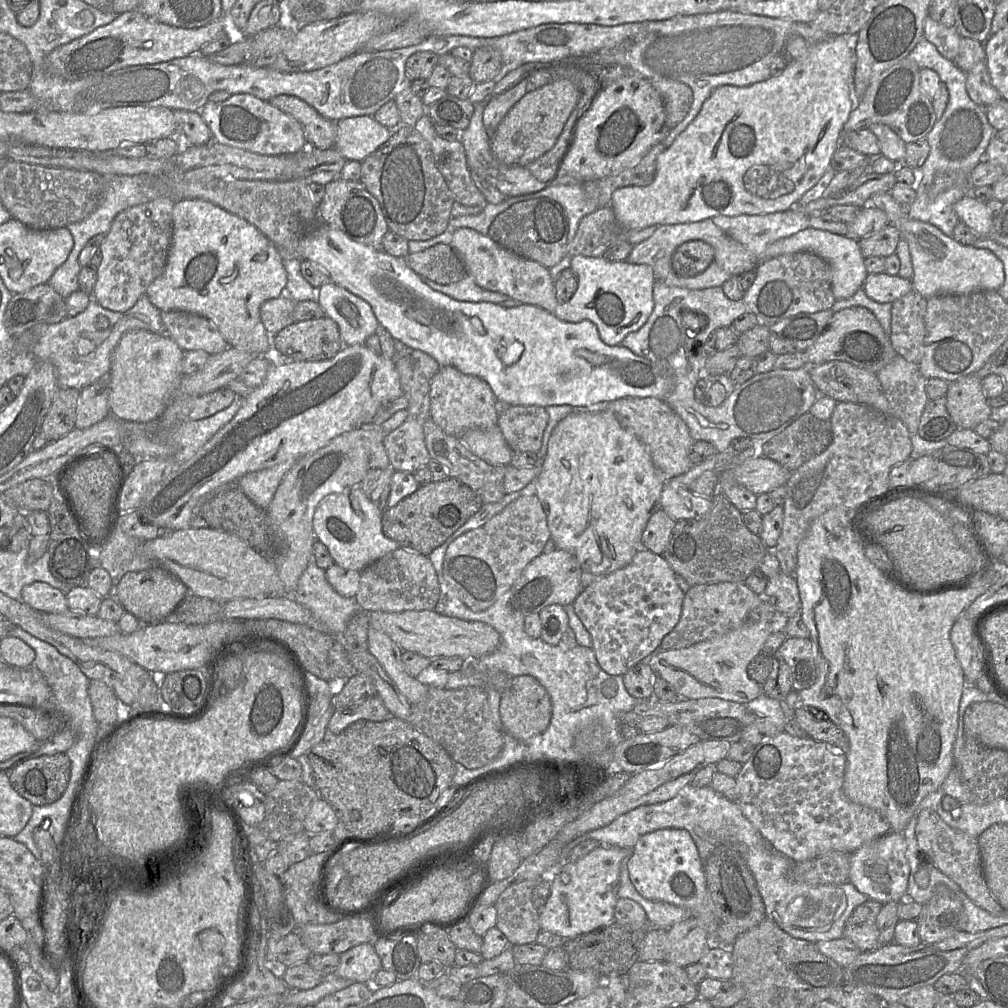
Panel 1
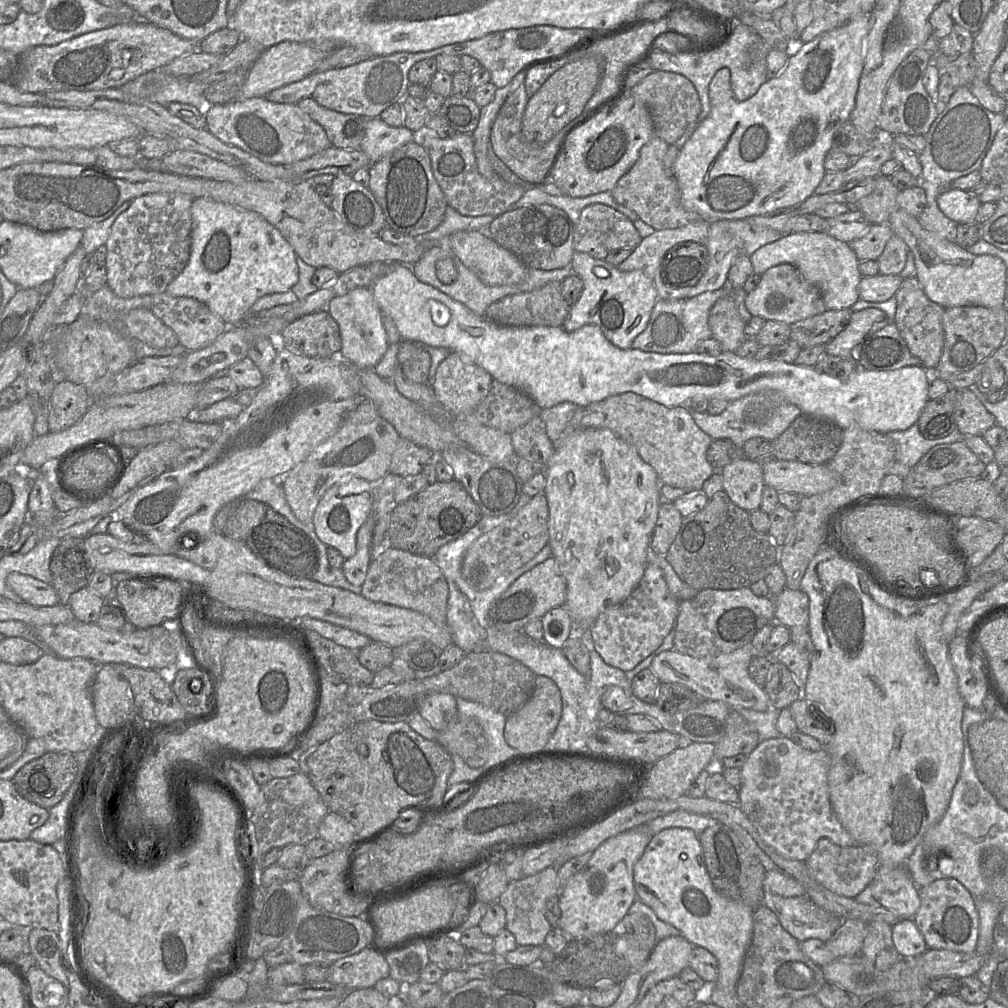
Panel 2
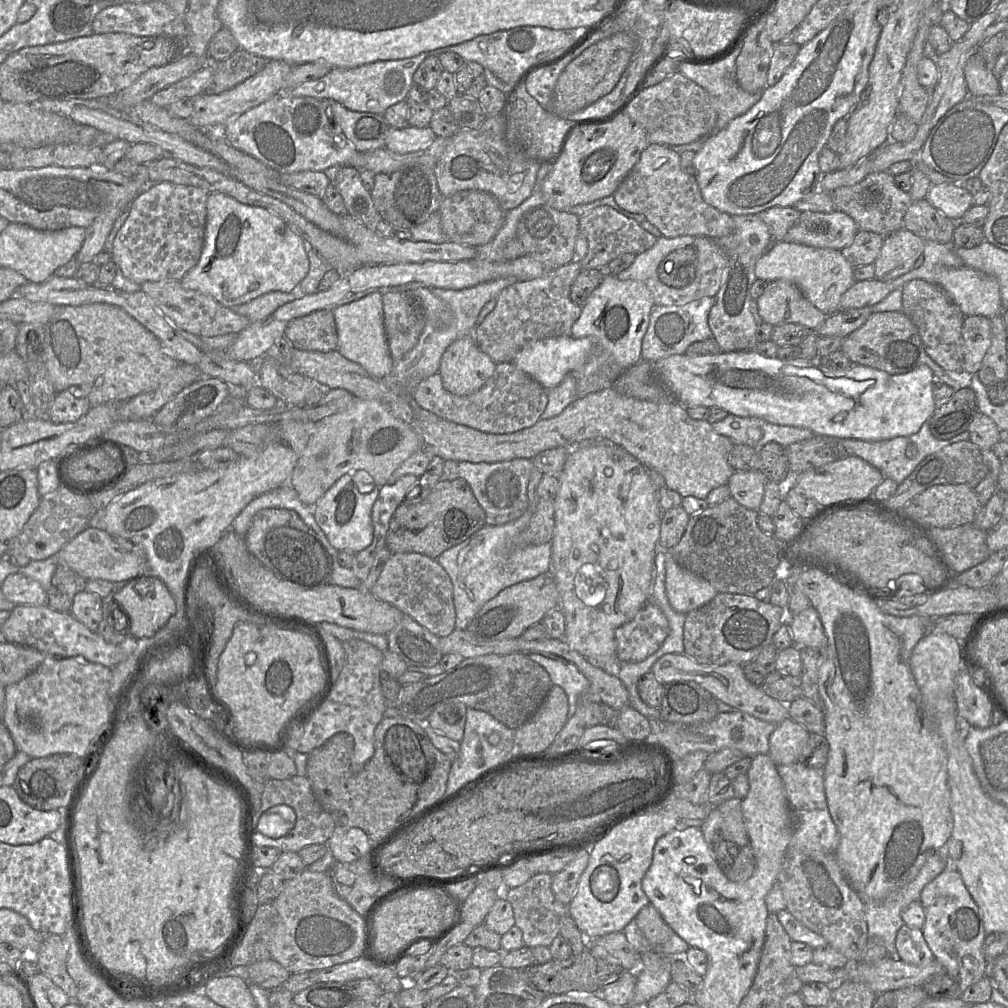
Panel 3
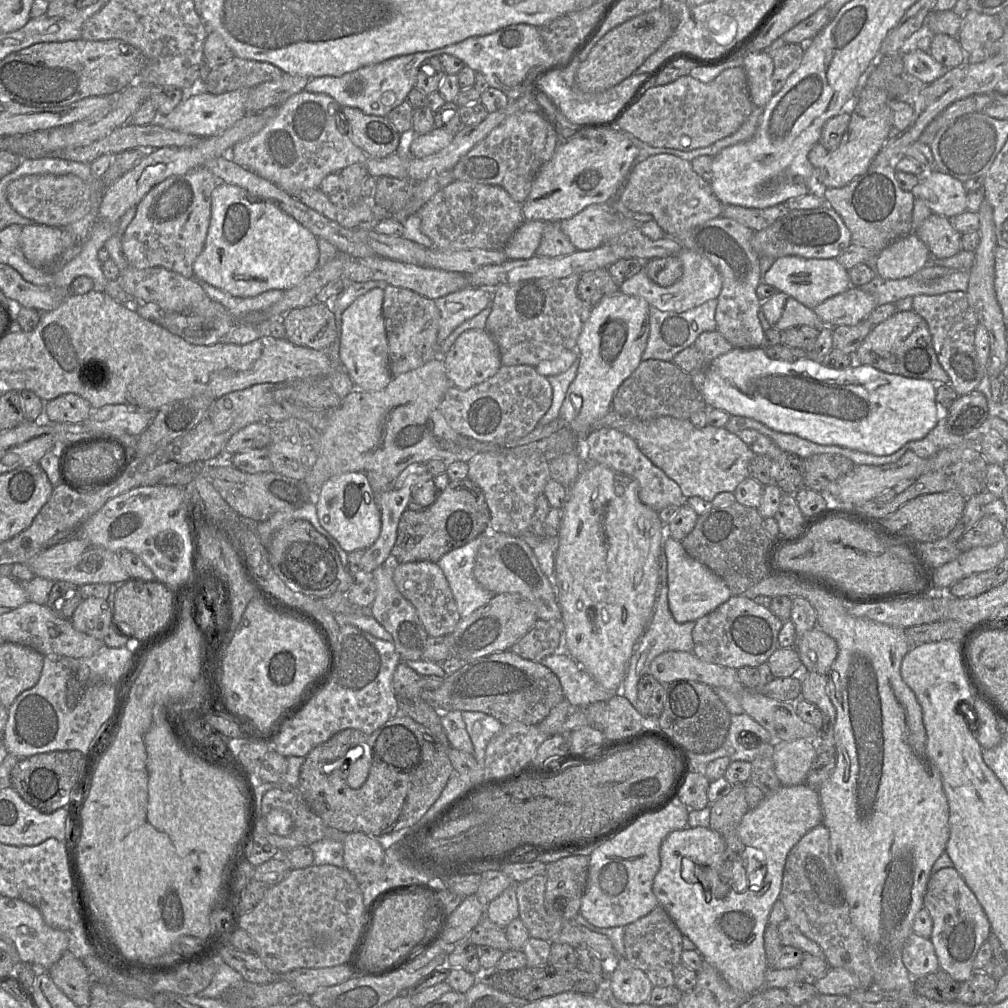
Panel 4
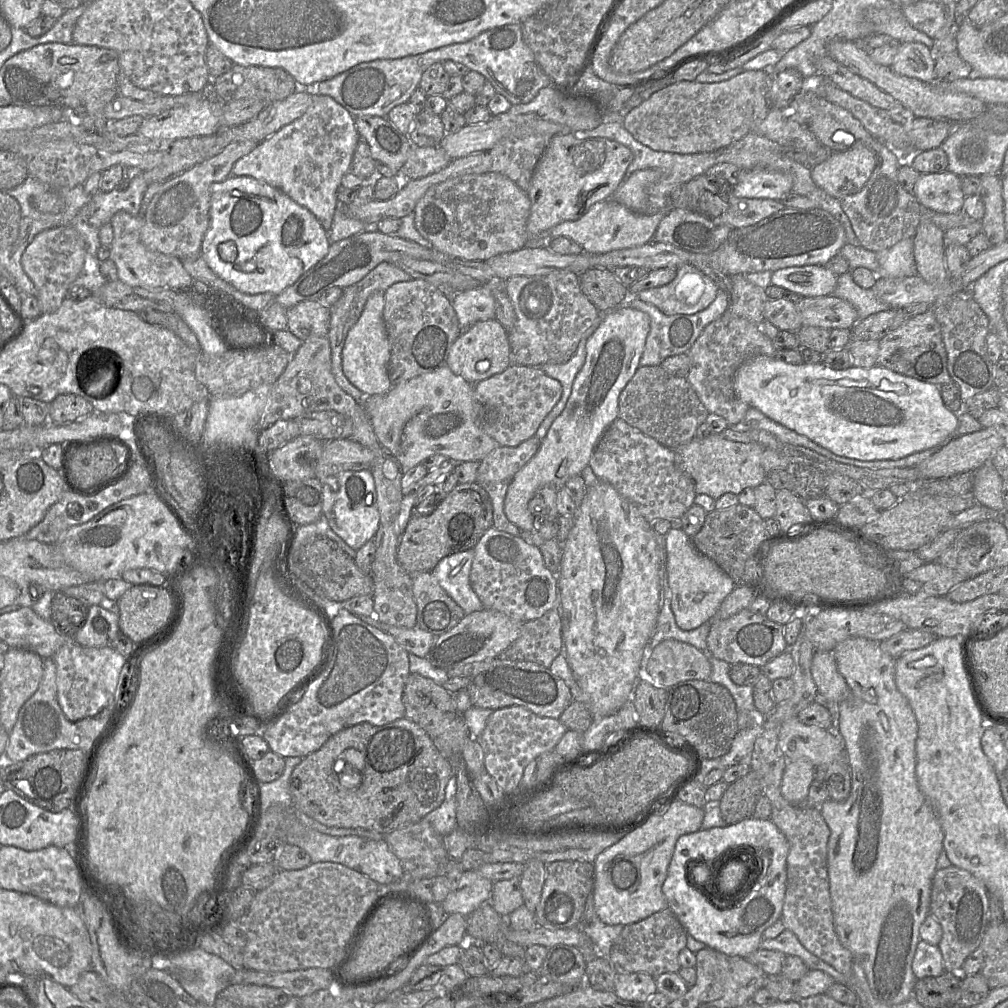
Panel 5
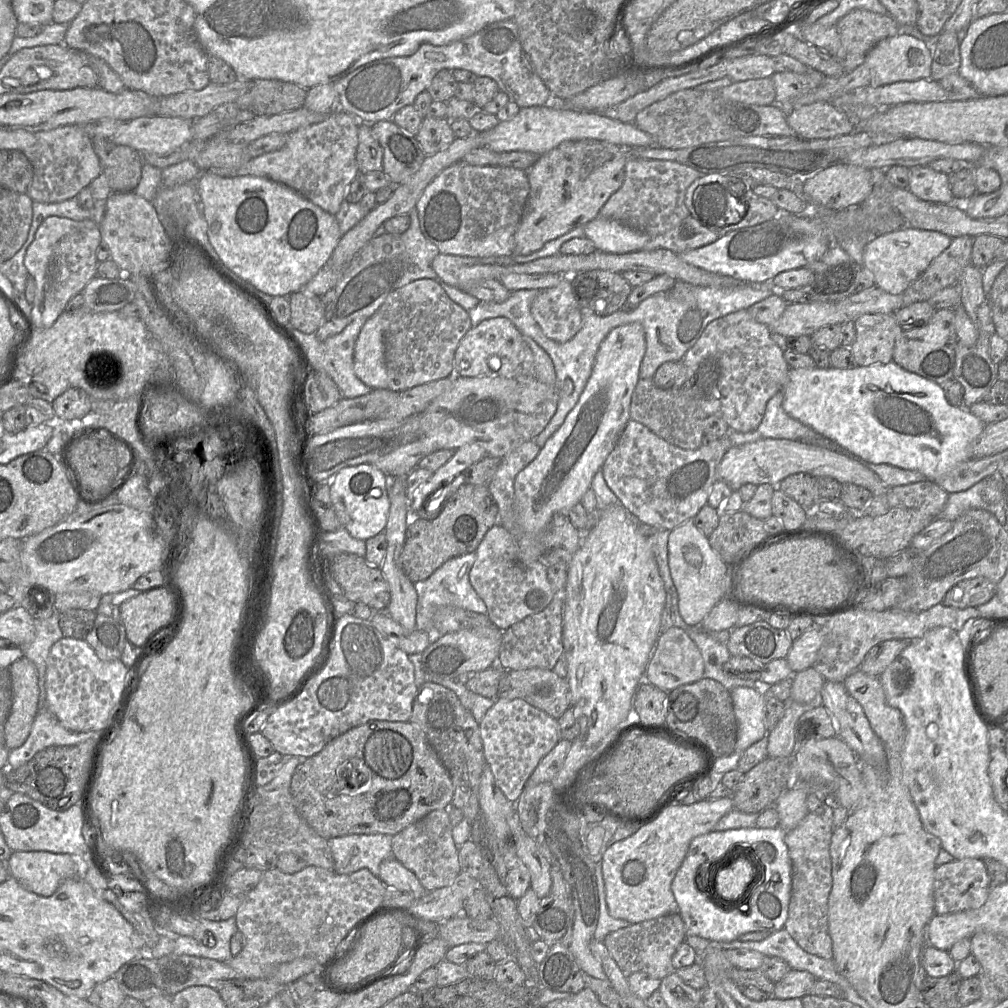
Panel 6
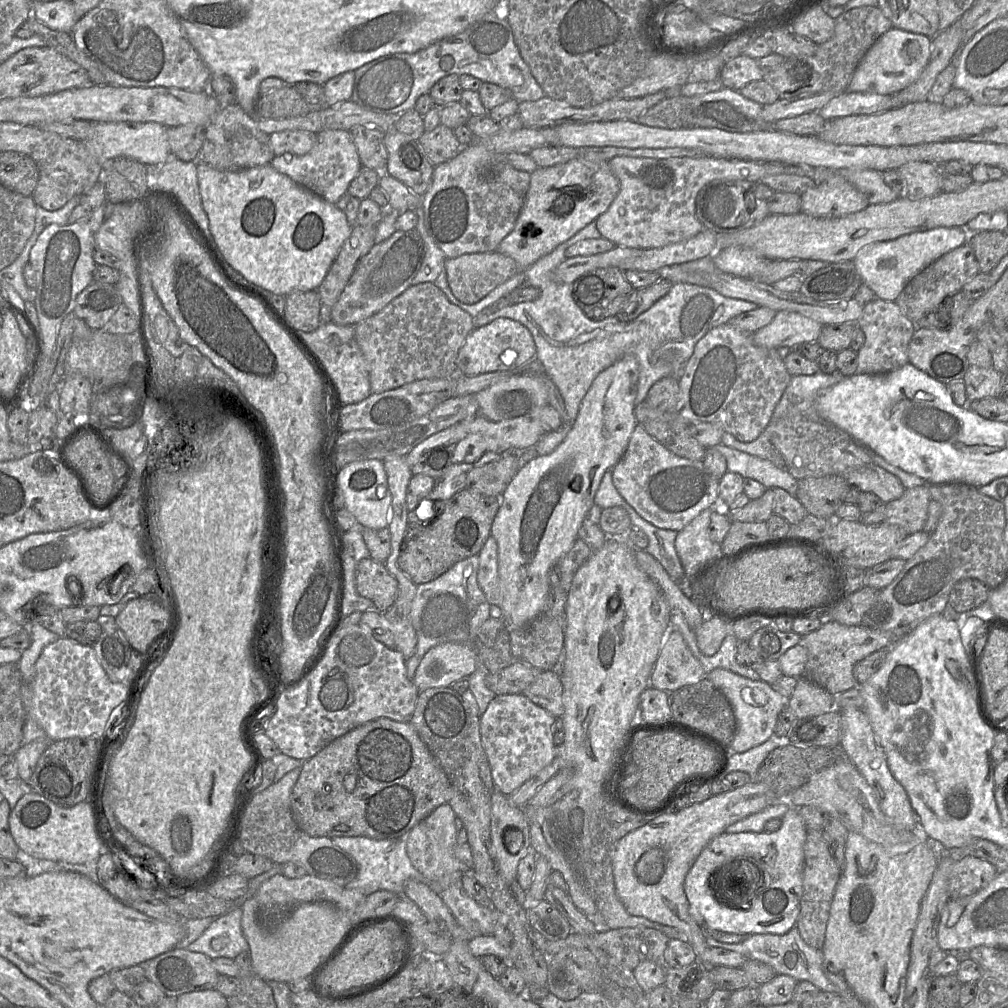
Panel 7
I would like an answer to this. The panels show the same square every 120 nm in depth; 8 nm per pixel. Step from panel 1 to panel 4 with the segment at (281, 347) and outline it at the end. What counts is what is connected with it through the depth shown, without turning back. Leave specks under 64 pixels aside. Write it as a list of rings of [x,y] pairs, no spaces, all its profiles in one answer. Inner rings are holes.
[[[331,302],[295,308],[283,317],[283,324],[286,339],[298,346],[326,350],[338,337]]]

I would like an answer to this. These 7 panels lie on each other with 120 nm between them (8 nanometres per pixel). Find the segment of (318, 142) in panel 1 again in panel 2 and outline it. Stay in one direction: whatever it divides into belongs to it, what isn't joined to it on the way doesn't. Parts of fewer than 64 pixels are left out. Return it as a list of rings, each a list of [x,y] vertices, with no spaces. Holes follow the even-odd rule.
[[[310,98],[302,99],[296,105],[323,127],[331,146],[349,150],[360,149],[365,136],[367,117],[334,111]]]

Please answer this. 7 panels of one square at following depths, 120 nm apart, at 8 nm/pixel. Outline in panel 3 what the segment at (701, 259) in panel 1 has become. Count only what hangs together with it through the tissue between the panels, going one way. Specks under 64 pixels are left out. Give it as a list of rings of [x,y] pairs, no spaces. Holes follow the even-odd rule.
[[[693,246],[670,252],[659,263],[657,273],[660,281],[673,288],[688,286],[695,278],[697,254]]]

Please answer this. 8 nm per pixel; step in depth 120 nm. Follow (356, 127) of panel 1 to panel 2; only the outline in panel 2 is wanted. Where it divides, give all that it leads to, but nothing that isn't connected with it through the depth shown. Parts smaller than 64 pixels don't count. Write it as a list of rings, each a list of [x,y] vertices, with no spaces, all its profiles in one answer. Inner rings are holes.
[[[379,117],[368,118],[360,150],[367,154],[371,162],[374,163],[416,139],[418,139],[417,134],[404,126],[392,127]]]

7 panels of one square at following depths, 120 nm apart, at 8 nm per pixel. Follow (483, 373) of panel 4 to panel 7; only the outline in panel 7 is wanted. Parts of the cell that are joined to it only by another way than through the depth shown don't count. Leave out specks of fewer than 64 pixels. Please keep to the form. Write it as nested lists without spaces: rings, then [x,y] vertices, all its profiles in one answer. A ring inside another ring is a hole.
[[[498,318],[474,328],[460,348],[456,367],[460,375],[476,376],[491,372],[519,373],[519,370],[536,357],[537,349],[531,332],[518,321]]]

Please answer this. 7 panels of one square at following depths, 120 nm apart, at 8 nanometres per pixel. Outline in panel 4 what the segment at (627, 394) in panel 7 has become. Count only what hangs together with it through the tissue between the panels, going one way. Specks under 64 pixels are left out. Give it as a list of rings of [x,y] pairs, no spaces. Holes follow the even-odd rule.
[[[619,291],[603,298],[592,308],[591,315],[585,322],[577,341],[579,351],[577,374],[567,390],[559,415],[565,422],[565,427],[577,436],[579,444],[581,440],[595,431],[593,425],[612,410],[612,399],[615,392],[642,361],[641,356],[647,345],[650,329],[649,307],[650,304],[644,298]]]

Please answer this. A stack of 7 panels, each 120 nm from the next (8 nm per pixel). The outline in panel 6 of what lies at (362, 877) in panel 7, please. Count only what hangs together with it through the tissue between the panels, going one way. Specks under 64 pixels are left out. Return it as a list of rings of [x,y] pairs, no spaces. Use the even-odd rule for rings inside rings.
[[[351,834],[328,839],[334,870],[339,874],[351,874],[367,868],[378,876],[380,864],[393,857],[392,837],[386,834]]]

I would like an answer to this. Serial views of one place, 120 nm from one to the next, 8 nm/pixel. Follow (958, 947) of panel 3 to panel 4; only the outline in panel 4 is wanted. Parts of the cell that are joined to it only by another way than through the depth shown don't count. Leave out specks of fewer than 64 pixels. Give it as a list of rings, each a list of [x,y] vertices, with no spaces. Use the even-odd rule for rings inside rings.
[[[954,867],[942,868],[928,880],[923,907],[933,921],[930,941],[940,969],[958,983],[969,980],[976,972],[972,963],[977,951],[990,934],[989,920],[976,896]]]

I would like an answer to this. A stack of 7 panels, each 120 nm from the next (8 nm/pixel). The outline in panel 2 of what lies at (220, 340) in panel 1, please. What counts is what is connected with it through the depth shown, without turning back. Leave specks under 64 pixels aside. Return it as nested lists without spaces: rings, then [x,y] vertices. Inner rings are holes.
[[[165,291],[152,295],[151,310],[177,335],[179,347],[185,351],[196,351],[209,346],[227,329],[226,323],[204,303],[189,297],[173,297]]]

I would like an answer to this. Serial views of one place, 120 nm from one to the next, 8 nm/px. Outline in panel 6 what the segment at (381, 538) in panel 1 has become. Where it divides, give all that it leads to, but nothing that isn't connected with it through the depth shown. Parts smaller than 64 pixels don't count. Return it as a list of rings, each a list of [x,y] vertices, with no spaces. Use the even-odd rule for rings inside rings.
[[[372,463],[341,469],[331,480],[330,499],[341,525],[352,537],[366,541],[385,530],[390,510],[389,478]]]

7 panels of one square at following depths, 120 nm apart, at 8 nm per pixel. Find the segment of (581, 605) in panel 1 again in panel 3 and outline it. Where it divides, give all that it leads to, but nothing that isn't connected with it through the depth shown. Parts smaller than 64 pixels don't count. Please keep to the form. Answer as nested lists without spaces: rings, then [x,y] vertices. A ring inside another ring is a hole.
[[[648,601],[630,621],[615,630],[618,661],[643,661],[660,648],[669,629],[669,622],[661,609]]]

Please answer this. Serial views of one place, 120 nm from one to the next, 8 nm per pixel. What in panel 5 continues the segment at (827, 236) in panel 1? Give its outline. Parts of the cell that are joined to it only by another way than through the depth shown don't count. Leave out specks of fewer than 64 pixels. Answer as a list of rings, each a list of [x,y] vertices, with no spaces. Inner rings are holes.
[[[824,265],[793,266],[773,272],[771,284],[803,298],[832,295],[838,276]]]

